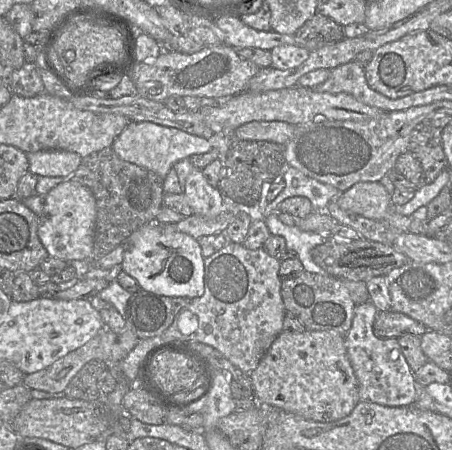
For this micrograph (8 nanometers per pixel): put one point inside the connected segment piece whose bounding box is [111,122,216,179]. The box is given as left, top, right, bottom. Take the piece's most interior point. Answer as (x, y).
(157, 148)

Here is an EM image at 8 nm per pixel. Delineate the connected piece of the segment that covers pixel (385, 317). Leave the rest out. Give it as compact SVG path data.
M392 310L378 312L374 324L374 335L381 339L399 338L405 334L422 336L428 328L413 318Z

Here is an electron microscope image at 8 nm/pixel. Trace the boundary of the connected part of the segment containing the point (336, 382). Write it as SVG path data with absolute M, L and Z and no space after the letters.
M282 331L249 377L259 404L268 404L311 421L333 422L345 418L360 401L358 381L348 357L345 336L336 332Z

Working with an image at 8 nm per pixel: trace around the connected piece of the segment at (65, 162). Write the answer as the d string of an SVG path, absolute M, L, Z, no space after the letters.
M41 150L27 153L29 172L40 176L66 177L79 167L82 157L65 150Z

